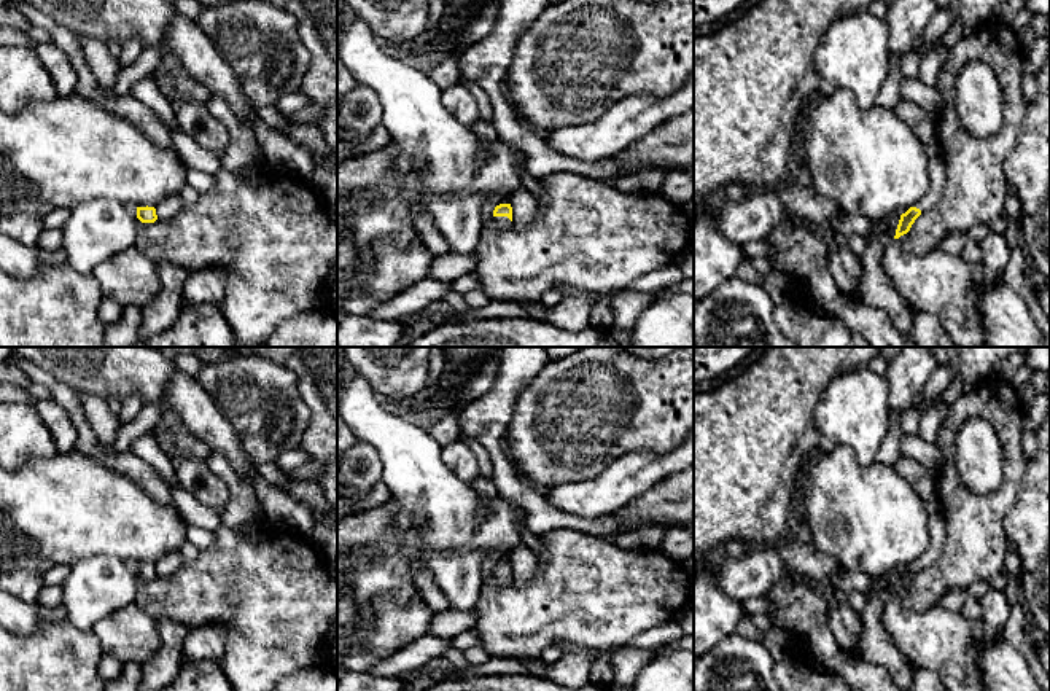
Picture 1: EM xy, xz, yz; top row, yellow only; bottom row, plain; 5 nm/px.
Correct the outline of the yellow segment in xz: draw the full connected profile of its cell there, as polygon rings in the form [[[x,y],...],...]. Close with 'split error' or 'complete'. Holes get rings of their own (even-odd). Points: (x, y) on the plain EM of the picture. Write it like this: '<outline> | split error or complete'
[[[500,560],[493,567],[495,581],[501,586],[512,583],[512,564],[511,560]]] | split error

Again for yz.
[[[900,455],[894,465],[896,471],[913,487],[928,508],[928,524],[931,532],[931,543],[928,549],[905,570],[900,572],[896,592],[907,591],[915,576],[931,567],[940,556],[945,543],[945,517],[937,489],[937,474],[929,473],[921,463],[910,457]]] | split error

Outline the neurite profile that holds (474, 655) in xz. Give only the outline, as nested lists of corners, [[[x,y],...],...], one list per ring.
[[[480,645],[463,650],[463,656],[469,666],[485,664],[490,659]]]

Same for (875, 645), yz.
[[[881,591],[869,599],[865,608],[861,611],[862,637],[856,651],[869,662],[886,669],[904,691],[910,691],[913,664],[891,642],[881,621],[885,605],[892,597],[892,592]]]

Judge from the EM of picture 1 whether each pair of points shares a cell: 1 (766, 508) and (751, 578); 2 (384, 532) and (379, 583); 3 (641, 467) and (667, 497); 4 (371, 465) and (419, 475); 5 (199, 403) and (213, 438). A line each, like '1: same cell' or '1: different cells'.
1: different cells
2: same cell
3: different cells
4: different cells
5: same cell

